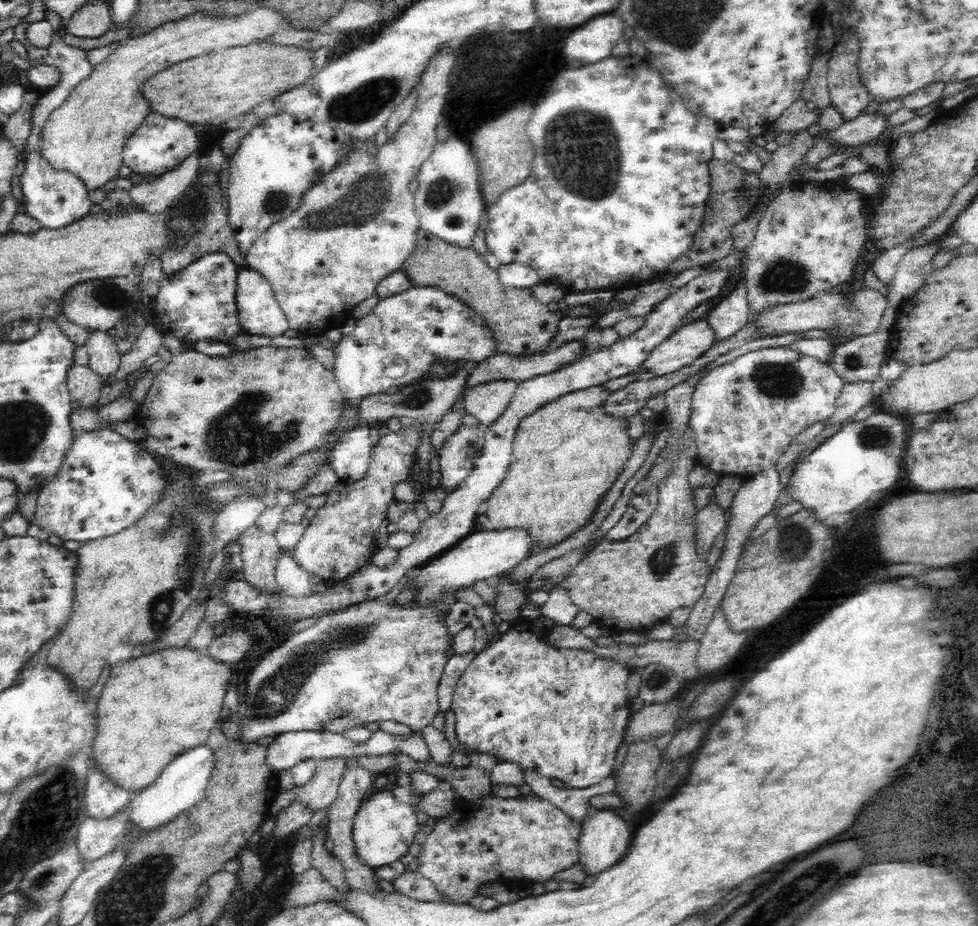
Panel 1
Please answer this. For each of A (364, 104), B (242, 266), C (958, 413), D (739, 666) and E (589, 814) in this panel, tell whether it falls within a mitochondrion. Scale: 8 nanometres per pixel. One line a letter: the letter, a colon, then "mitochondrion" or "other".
A: mitochondrion
B: other
C: other
D: other
E: other

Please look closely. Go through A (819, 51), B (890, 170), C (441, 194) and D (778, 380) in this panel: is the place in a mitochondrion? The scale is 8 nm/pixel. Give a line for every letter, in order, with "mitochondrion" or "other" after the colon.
A: other
B: other
C: mitochondrion
D: mitochondrion

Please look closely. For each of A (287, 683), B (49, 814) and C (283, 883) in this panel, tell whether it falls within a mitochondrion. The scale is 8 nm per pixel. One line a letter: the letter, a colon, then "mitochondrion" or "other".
A: mitochondrion
B: mitochondrion
C: other

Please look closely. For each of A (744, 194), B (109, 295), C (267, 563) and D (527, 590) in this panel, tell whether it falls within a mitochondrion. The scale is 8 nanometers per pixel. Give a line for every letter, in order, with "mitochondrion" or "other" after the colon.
A: mitochondrion
B: mitochondrion
C: other
D: other

